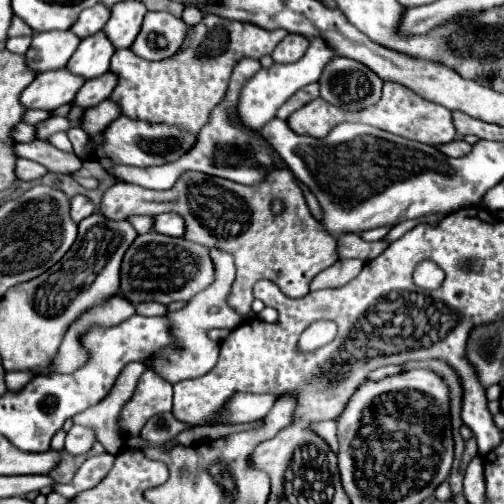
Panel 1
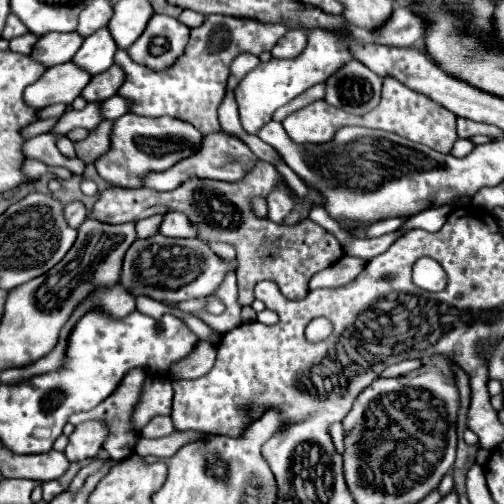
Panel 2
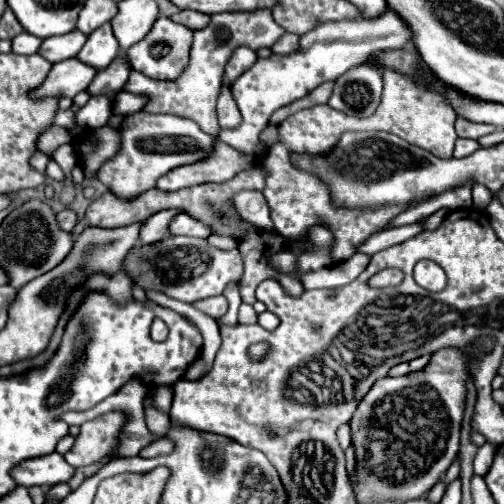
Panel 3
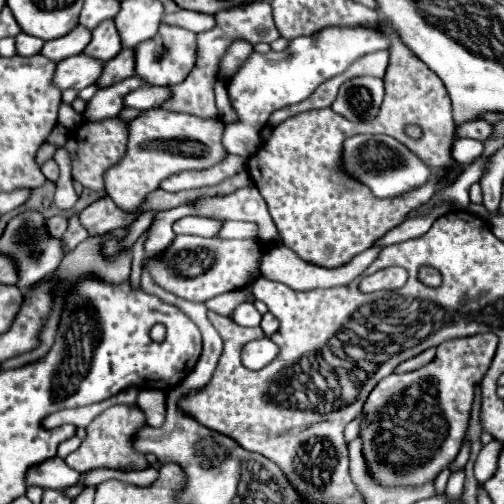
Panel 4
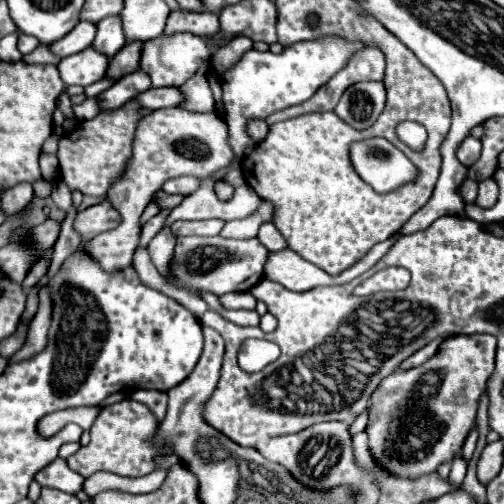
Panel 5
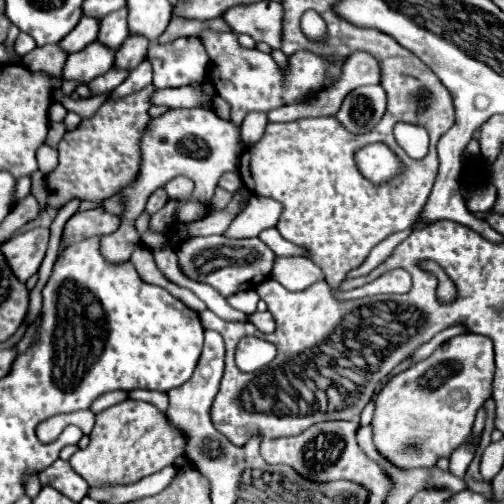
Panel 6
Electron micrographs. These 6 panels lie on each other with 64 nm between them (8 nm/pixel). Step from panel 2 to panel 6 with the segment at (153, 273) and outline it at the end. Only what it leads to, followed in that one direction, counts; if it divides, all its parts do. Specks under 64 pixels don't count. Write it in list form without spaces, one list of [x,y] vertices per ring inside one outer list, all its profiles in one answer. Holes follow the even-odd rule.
[[[204,236],[204,238],[190,238],[184,244],[180,244],[178,258],[186,276],[214,286],[222,296],[228,298],[240,290],[252,290],[260,282],[264,282],[272,272],[276,254],[260,238],[232,240],[226,236]]]

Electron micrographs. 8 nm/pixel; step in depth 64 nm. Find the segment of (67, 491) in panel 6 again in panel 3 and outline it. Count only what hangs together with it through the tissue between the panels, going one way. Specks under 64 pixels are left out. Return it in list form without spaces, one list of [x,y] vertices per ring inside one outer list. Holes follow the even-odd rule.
[[[52,452],[42,458],[24,460],[14,472],[14,480],[26,488],[32,486],[56,486],[60,482],[68,482],[74,476],[74,468],[60,456]]]

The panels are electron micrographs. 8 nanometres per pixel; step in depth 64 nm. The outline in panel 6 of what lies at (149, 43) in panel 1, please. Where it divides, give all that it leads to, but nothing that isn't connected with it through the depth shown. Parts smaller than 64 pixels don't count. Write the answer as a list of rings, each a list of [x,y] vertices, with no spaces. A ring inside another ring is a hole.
[[[194,36],[178,38],[170,44],[152,42],[146,56],[154,68],[156,88],[180,88],[204,82],[208,56],[202,42]]]

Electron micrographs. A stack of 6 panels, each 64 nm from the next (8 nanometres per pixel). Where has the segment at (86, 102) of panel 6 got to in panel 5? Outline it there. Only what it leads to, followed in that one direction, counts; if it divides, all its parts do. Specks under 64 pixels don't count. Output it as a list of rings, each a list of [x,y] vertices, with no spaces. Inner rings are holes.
[[[86,98],[80,105],[73,105],[73,111],[79,121],[90,120],[100,111],[96,98]]]

